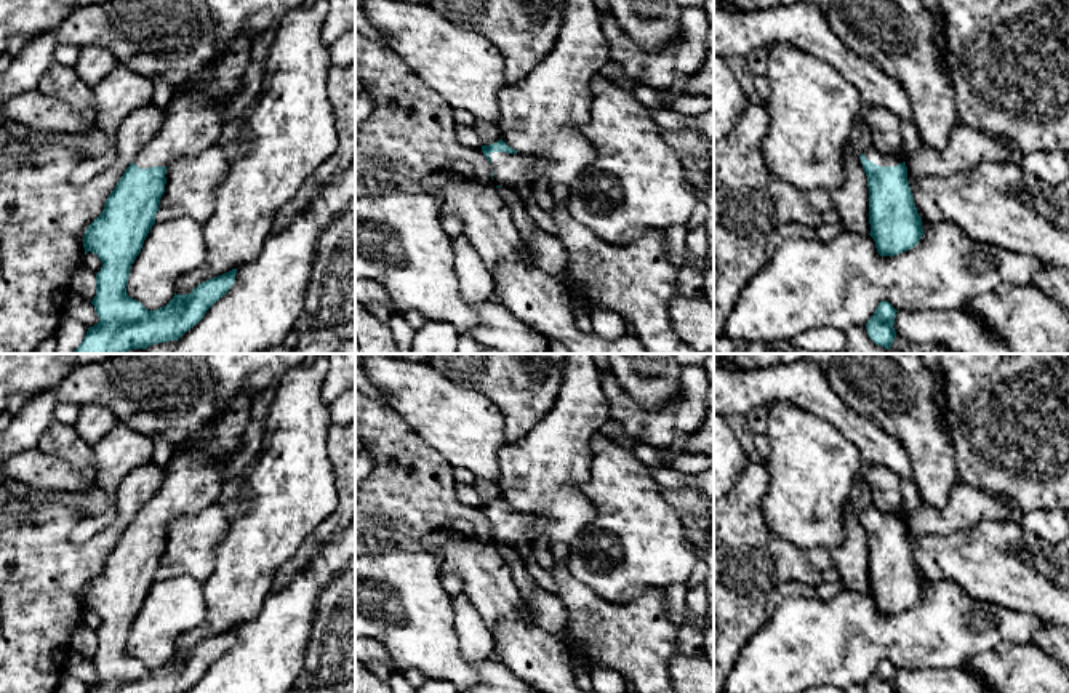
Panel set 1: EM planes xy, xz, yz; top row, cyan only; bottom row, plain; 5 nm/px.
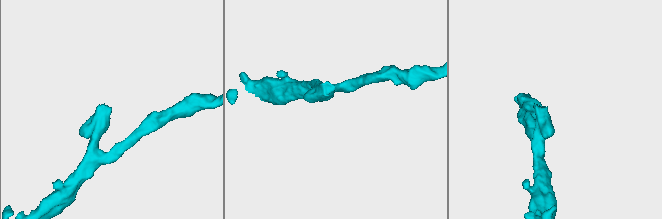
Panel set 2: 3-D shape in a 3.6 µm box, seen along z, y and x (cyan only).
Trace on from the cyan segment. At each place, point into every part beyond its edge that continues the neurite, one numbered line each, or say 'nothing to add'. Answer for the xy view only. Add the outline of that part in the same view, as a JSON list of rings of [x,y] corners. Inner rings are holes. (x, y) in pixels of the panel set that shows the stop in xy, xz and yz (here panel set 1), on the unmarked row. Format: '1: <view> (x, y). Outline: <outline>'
1: xy (192, 482). Outline: [[[248,394],[232,399],[208,442],[186,443],[176,450],[158,490],[133,519],[136,525],[168,525],[179,515],[198,514],[218,504],[224,483],[219,463],[242,447],[251,421],[251,403]]]

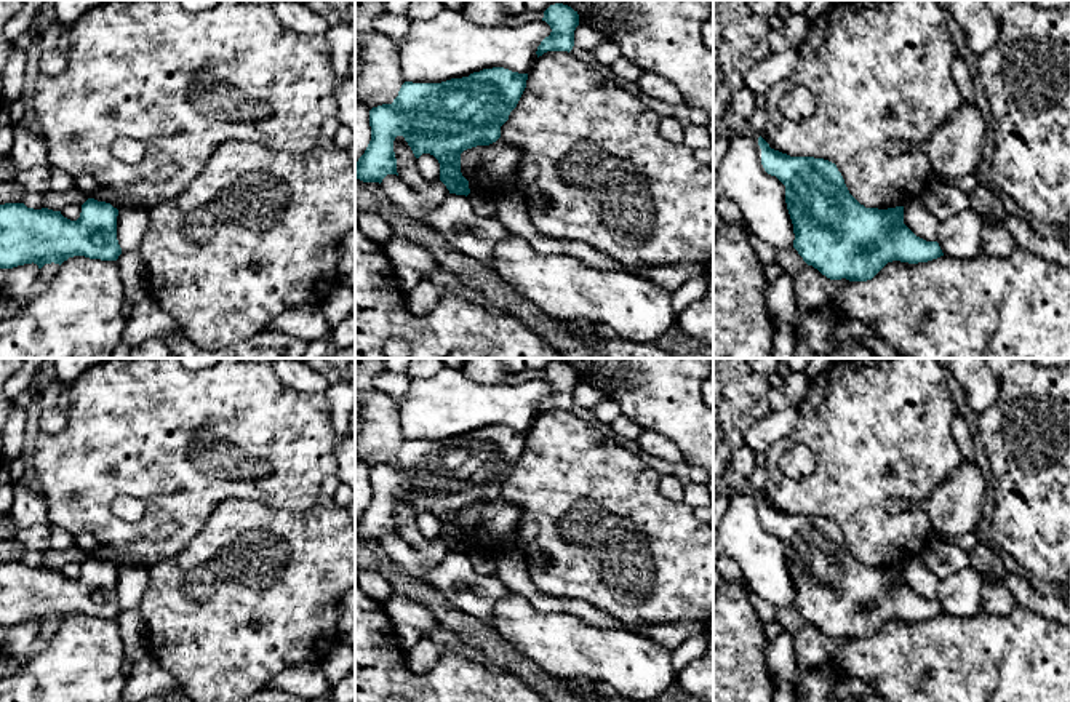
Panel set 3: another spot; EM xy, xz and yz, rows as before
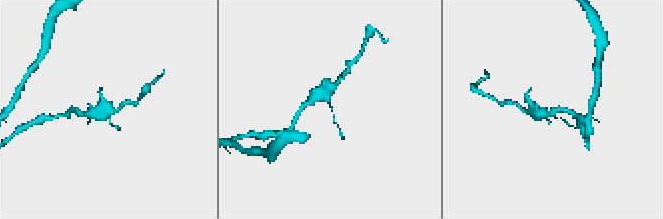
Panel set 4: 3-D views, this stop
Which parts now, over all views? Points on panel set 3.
nothing to add

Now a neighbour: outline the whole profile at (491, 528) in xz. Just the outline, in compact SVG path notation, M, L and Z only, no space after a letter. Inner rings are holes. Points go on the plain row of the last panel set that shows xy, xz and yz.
M501 496L489 504L477 504L461 512L461 531L469 539L470 552L485 552L493 556L520 548L517 529L520 509Z

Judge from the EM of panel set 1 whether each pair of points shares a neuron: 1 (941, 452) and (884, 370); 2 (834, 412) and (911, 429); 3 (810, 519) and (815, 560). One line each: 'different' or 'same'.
1: same
2: different
3: different

